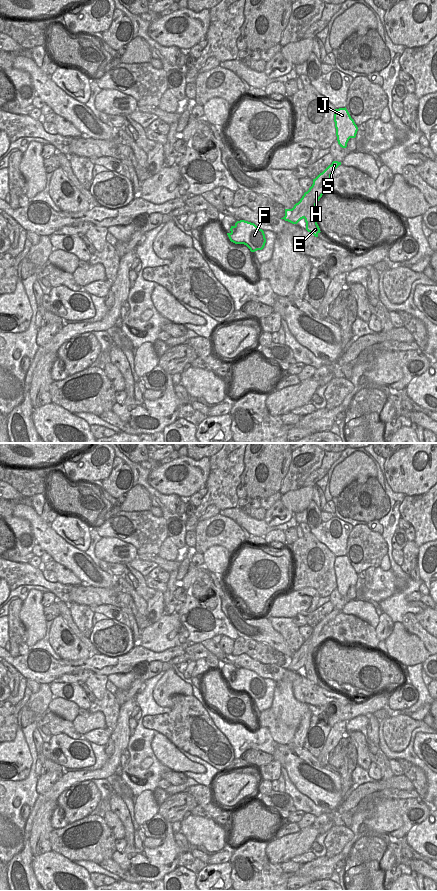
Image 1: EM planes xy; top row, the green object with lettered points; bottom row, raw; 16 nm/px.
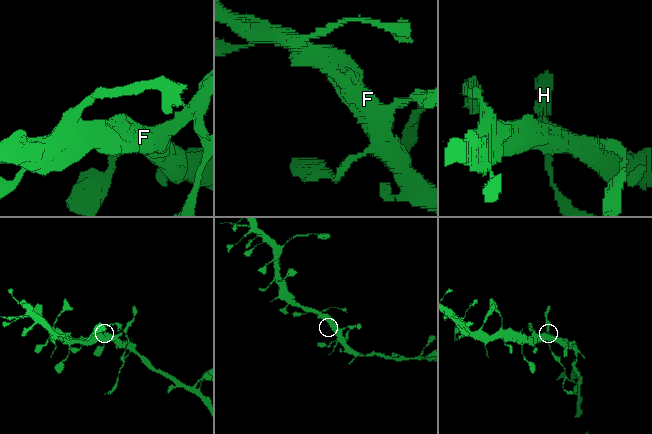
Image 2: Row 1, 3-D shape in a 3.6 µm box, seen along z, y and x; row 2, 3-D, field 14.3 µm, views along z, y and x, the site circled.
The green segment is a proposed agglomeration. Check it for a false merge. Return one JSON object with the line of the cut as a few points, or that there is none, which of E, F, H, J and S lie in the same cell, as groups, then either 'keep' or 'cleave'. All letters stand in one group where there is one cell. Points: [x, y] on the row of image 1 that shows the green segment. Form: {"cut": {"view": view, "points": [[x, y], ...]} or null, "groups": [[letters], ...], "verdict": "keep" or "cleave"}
{"cut": {"view": "xy", "points": [[314, 206], [307, 208], [304, 218]]}, "groups": [["E"], ["F", "H", "J", "S"]], "verdict": "cleave"}

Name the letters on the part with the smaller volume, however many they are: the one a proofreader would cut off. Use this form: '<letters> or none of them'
E

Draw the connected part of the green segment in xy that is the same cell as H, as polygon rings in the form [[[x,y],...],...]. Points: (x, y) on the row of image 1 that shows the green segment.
[[[333,161],[331,165],[313,179],[313,184],[309,190],[304,193],[300,201],[292,209],[285,209],[285,216],[281,219],[297,224],[301,219],[305,218],[307,208],[309,206],[316,207],[322,195],[333,187],[331,176],[339,165],[341,165],[341,162]]]

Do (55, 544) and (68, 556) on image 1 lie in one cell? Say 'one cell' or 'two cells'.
one cell

